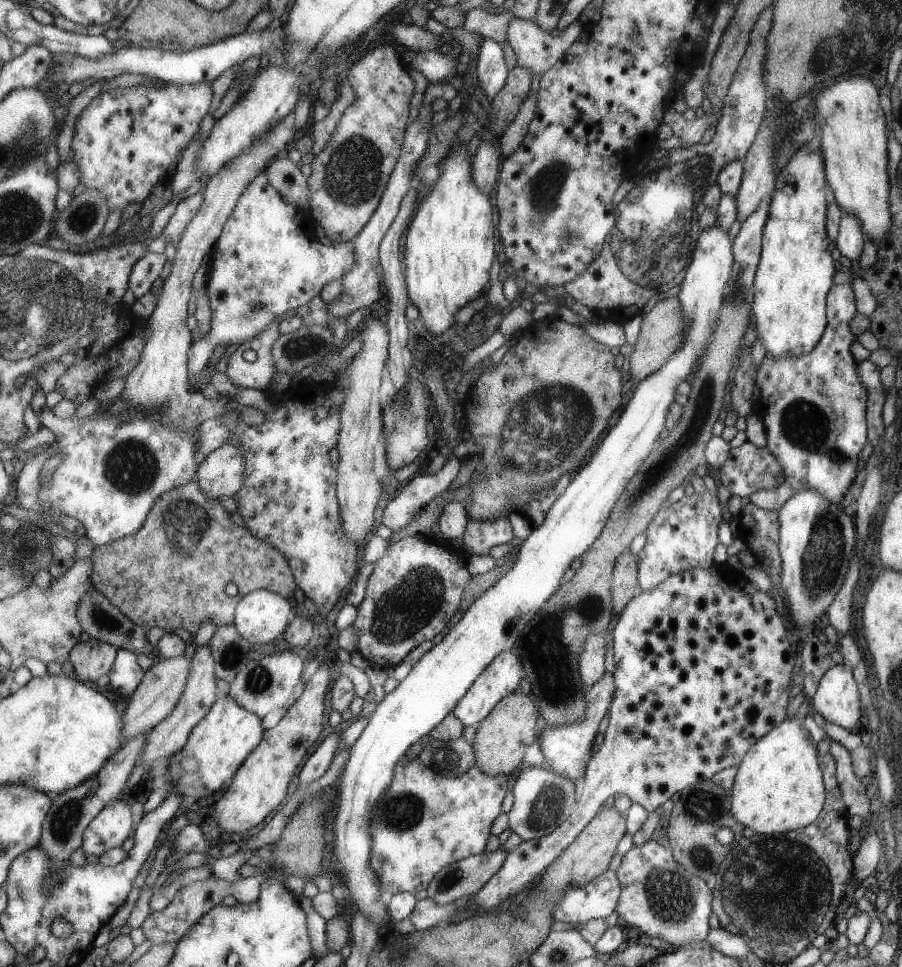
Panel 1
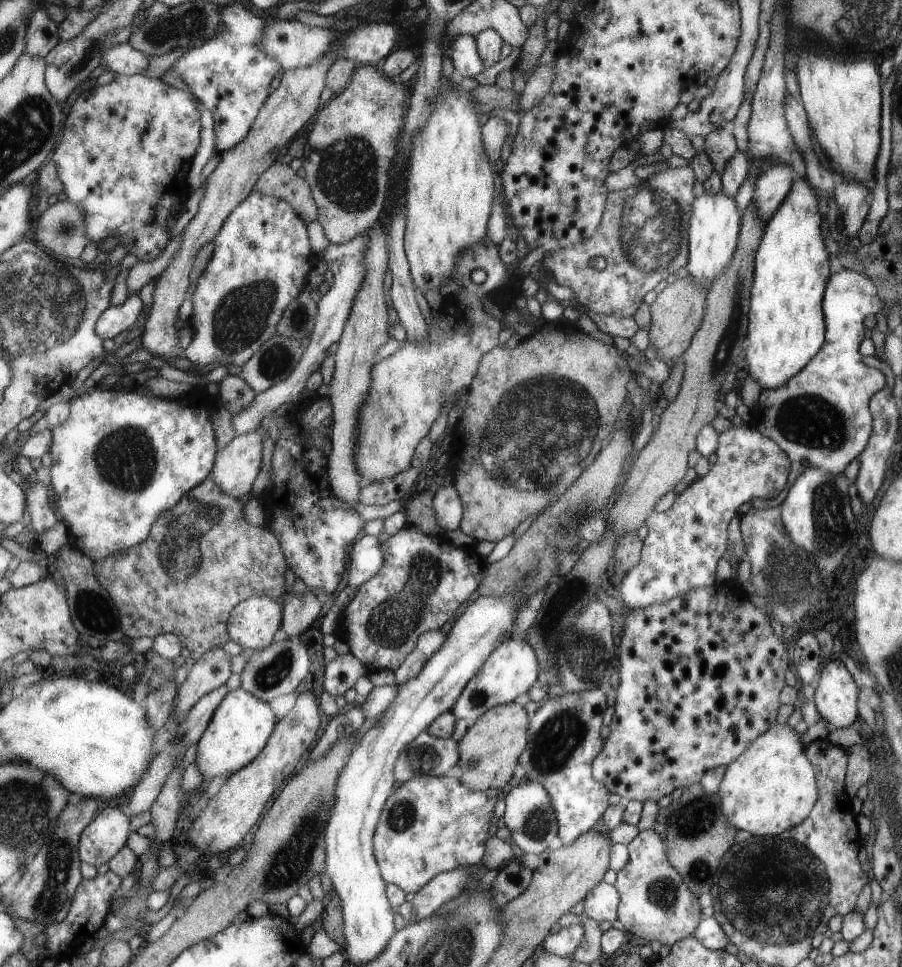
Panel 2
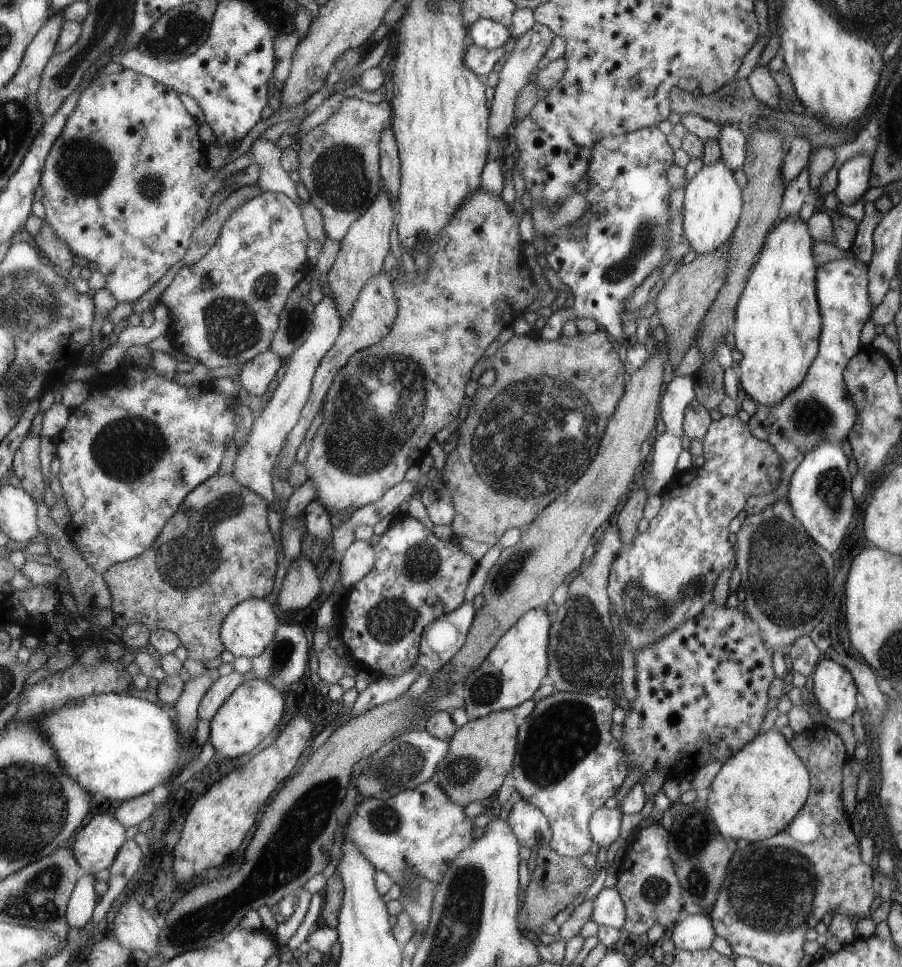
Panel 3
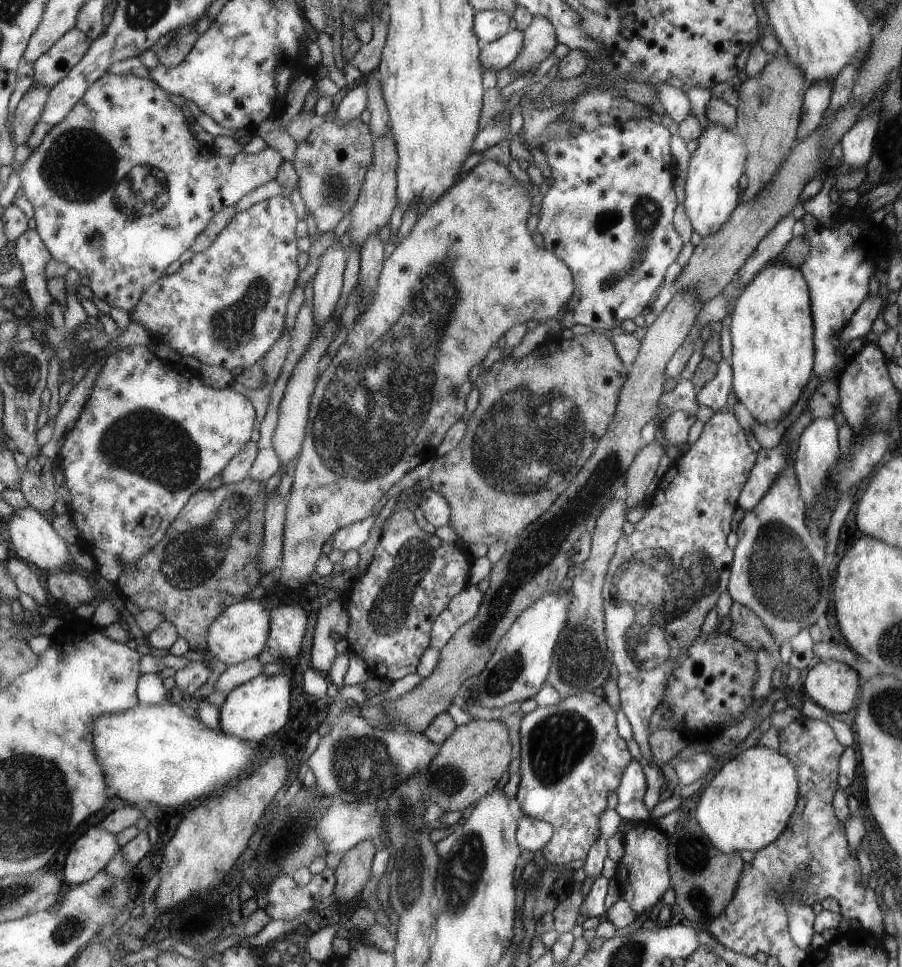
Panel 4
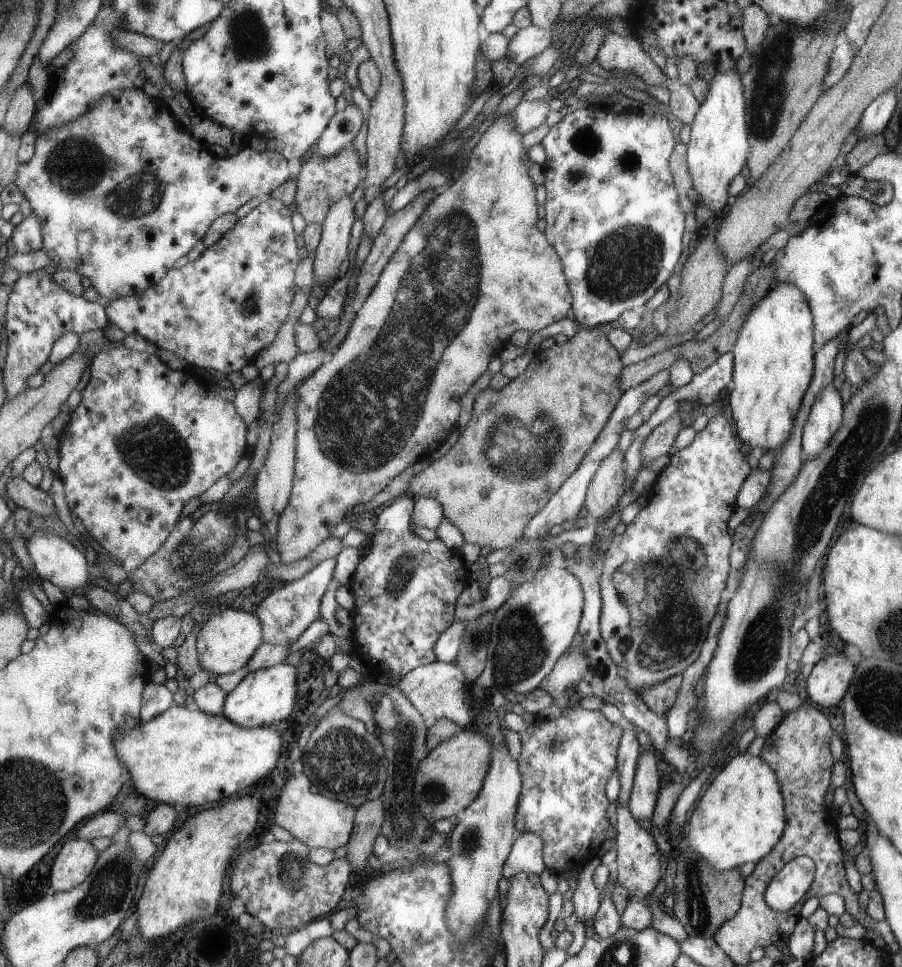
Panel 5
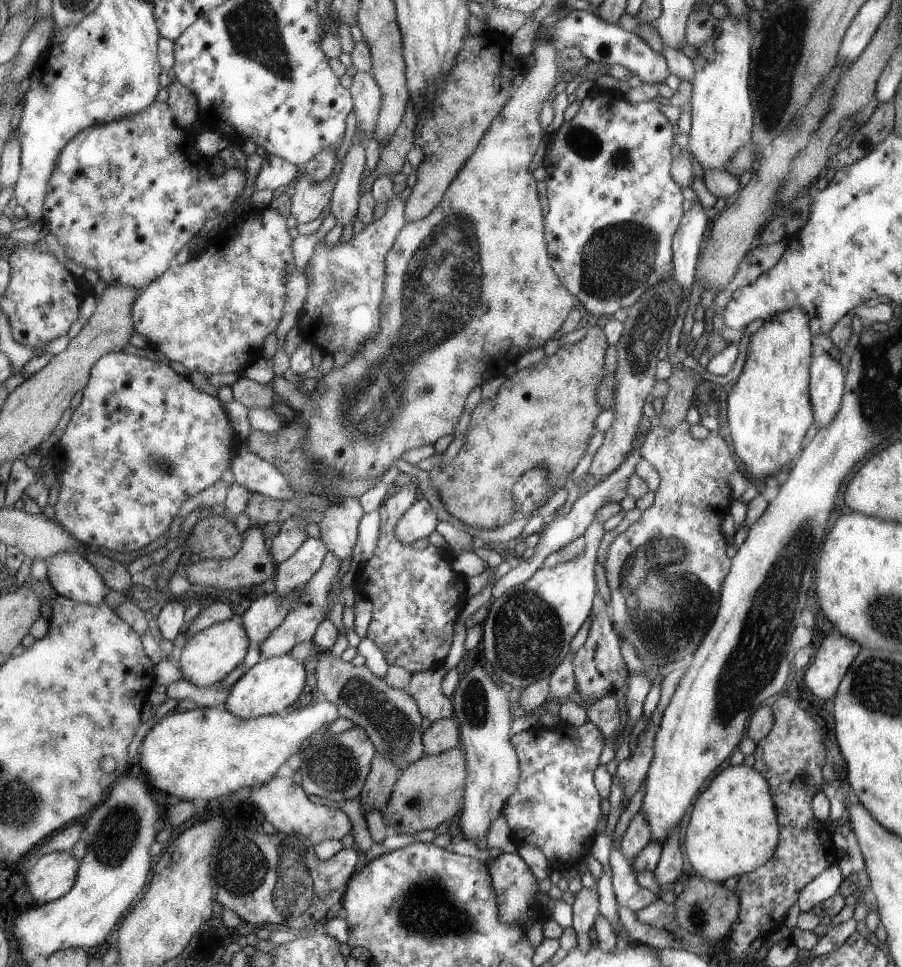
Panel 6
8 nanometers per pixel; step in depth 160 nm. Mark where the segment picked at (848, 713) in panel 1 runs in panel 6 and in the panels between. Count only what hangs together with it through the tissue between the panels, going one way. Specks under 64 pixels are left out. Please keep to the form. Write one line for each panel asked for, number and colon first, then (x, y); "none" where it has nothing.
2: (835, 695)
3: (834, 691)
4: (830, 685)
5: (826, 684)
6: (823, 676)

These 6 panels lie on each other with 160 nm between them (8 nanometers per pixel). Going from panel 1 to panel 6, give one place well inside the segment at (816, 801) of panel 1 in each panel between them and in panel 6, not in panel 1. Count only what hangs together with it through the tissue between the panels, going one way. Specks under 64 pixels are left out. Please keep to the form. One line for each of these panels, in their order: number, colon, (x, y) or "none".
2: (770, 788)
3: (758, 791)
4: (746, 806)
5: (740, 816)
6: (732, 829)

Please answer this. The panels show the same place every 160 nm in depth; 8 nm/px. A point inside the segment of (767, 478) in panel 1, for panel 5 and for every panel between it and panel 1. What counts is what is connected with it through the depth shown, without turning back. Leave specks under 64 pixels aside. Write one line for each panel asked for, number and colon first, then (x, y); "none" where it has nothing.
2: (683, 543)
3: (666, 575)
4: (665, 576)
5: (659, 581)

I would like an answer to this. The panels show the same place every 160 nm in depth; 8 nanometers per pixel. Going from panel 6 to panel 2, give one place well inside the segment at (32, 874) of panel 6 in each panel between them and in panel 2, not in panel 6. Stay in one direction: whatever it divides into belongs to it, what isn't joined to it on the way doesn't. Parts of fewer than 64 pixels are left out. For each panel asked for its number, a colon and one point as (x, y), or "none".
2: (107, 834)
3: (97, 845)
4: (95, 848)
5: (74, 862)

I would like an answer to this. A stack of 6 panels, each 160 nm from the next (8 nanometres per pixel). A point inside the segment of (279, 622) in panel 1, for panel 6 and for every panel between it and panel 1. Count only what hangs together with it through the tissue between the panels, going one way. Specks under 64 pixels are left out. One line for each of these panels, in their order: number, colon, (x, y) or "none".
2: (253, 624)
3: (252, 625)
4: (242, 632)
5: (227, 642)
6: (208, 657)

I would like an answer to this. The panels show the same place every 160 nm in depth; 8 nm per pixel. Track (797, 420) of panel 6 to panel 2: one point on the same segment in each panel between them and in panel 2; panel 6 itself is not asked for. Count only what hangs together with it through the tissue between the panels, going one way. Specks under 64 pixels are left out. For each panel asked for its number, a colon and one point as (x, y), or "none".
2: (787, 326)
3: (777, 323)
4: (771, 331)
5: (773, 359)

